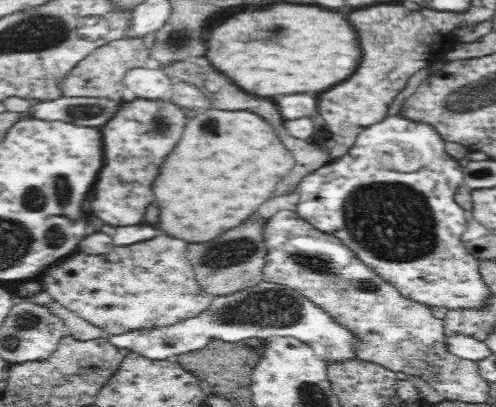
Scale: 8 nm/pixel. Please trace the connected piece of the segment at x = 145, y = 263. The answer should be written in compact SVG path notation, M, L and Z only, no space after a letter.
M156 236L148 242L134 246L114 247L108 254L92 256L78 252L64 260L62 264L48 268L42 276L42 290L66 310L88 322L113 331L128 332L142 327L167 325L190 318L210 302L213 295L202 291L196 282L186 244L168 236Z

